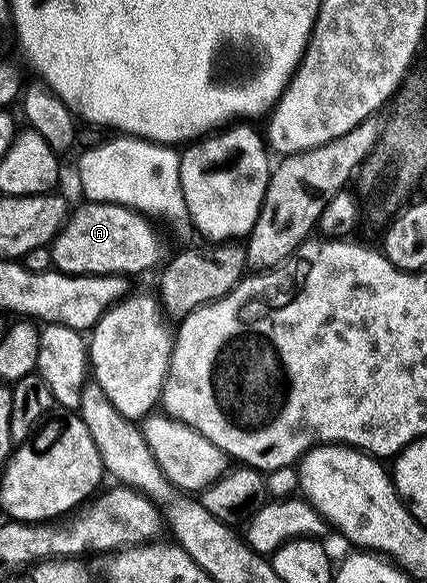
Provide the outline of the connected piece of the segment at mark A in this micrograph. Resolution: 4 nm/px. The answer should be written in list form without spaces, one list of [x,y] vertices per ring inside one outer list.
[[[88,202],[84,206],[68,218],[50,246],[54,270],[62,275],[136,277],[164,262],[163,243],[155,232],[156,224],[150,218],[119,204]]]

